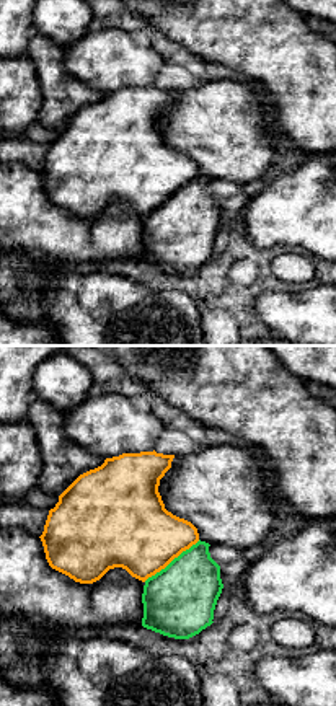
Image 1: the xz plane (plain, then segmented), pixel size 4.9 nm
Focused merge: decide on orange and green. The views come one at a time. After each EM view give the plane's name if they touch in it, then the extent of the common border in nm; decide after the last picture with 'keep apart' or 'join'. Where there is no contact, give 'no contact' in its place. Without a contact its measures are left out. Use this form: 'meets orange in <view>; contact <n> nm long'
meets orange in xz; contact 340 nm long

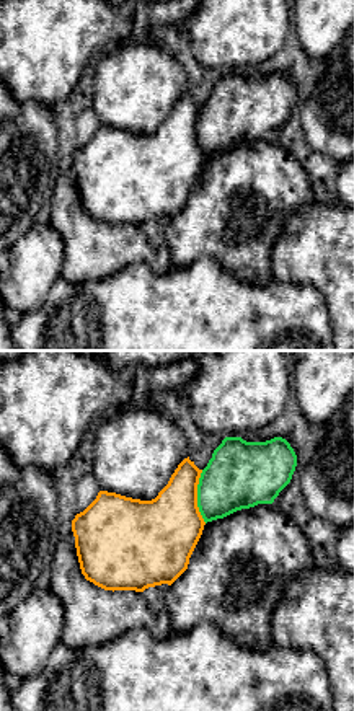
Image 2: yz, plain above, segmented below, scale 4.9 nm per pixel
meets orange in yz; contact 260 nm long

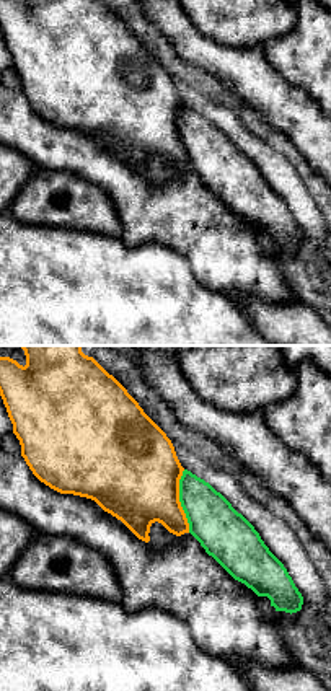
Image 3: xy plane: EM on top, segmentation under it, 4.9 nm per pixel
meets orange in xy; contact 320 nm long

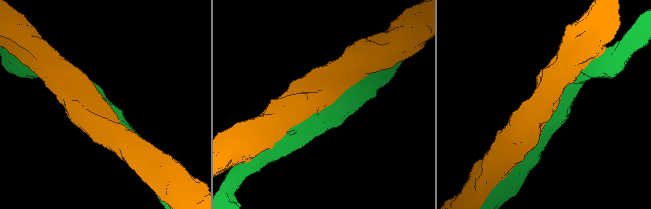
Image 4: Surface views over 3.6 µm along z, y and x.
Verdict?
join

